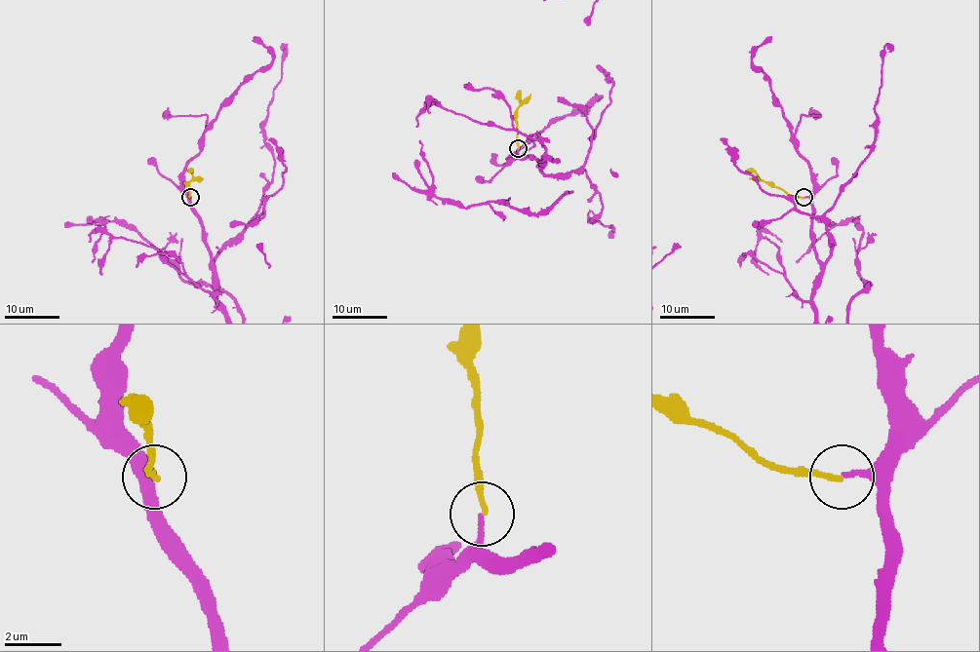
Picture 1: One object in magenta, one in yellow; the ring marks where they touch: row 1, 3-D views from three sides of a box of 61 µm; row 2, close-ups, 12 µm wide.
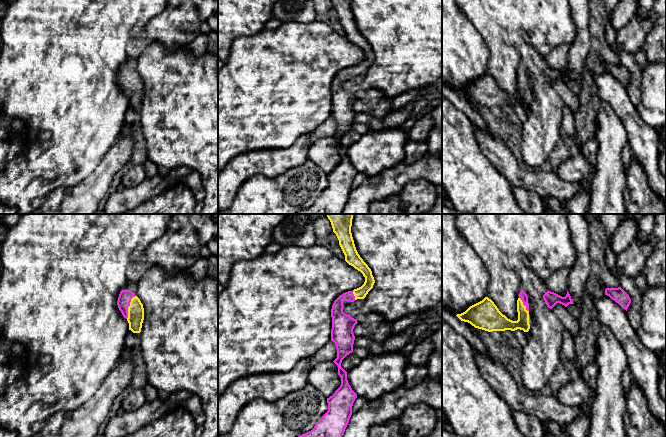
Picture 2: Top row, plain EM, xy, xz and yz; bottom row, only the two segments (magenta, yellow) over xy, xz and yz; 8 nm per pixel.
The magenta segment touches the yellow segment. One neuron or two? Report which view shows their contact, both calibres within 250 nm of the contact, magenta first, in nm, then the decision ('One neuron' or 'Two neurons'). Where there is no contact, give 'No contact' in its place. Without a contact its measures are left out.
Touches magenta in xy. Thickness 110 nm (magenta) against 130 nm. One neuron

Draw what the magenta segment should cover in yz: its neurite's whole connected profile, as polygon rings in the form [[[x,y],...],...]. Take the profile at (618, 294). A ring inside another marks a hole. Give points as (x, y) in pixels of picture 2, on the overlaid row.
[[[606,288],[605,295],[609,296],[612,300],[618,303],[623,309],[627,311],[631,299],[629,295],[621,288]]]

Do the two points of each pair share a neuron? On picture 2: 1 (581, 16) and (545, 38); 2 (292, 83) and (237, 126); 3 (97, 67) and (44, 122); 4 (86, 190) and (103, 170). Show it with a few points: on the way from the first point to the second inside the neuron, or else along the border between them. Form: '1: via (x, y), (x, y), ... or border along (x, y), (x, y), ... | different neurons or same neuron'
1: border along (570, 10), (576, 29), (576, 39), (572, 44) | different neurons
2: via (278, 85), (251, 112) | same neuron
3: via (83, 80), (55, 108) | same neuron
4: via (91, 185), (101, 175) | same neuron

